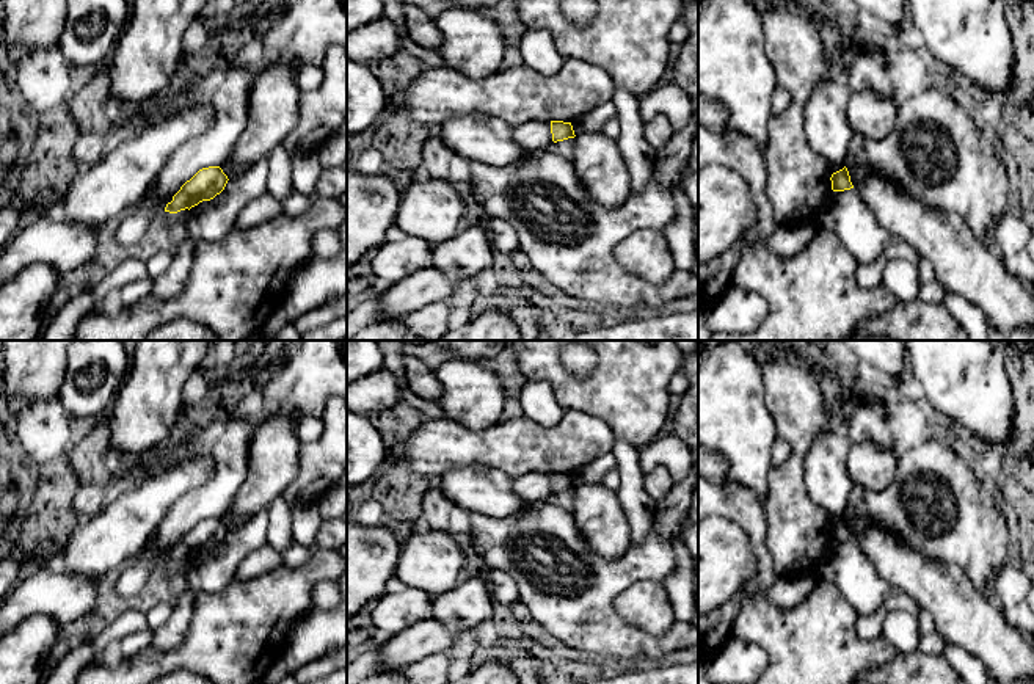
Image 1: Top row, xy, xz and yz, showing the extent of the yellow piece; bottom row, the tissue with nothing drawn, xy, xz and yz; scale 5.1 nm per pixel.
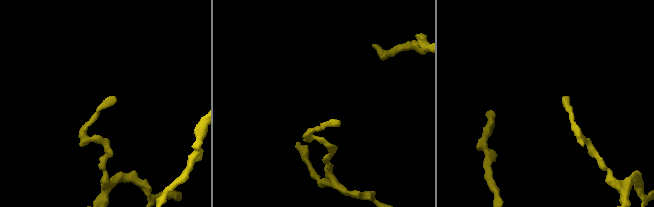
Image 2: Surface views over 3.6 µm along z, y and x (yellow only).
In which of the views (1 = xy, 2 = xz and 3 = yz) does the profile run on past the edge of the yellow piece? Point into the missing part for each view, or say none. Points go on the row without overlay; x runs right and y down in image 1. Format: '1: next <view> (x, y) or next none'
1: next none
2: next none
3: next none

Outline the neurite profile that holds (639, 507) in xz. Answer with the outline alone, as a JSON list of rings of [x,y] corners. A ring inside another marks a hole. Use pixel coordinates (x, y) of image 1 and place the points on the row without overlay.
[[[617,438],[612,449],[620,471],[618,502],[631,529],[631,546],[640,543],[653,527],[656,500],[643,488],[640,449]]]

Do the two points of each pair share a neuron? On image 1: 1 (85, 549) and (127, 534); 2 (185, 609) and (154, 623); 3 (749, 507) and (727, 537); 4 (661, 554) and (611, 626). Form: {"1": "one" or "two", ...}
{"1": "one", "2": "two", "3": "two", "4": "one"}

